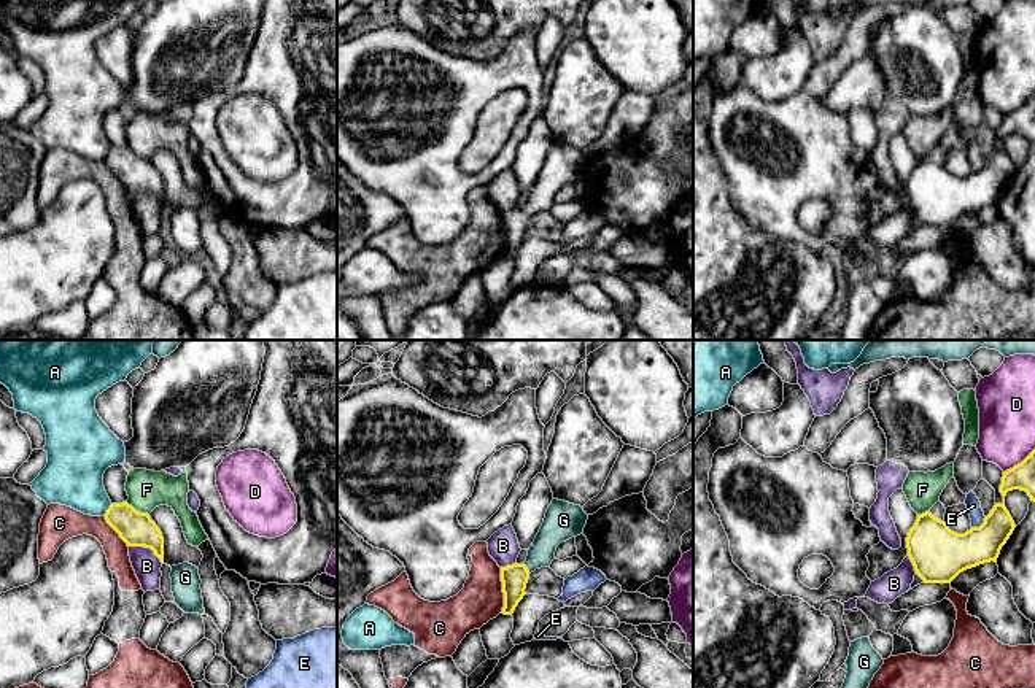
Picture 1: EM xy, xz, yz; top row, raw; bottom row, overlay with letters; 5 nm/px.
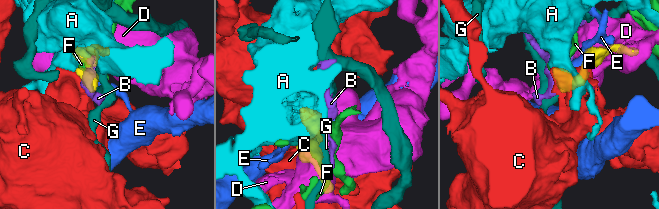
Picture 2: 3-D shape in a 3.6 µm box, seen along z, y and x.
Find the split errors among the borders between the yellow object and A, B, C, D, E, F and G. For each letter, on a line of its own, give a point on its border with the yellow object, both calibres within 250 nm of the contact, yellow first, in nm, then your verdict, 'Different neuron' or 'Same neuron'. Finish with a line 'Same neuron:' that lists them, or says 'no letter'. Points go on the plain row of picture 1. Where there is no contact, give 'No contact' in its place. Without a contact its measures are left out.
A: Touches yellow at xy (107, 154). Thickness 180 nm (yellow) against 300 nm. Different neuron
B: Touches yellow at xy (147, 191). Thickness 180 nm (yellow) against 140 nm. Different neuron
C: Touches yellow at xz (503, 234). Thickness 130 nm (yellow) against 220 nm. Different neuron
D: Touches yellow at yz (1018, 108). Thickness 130 nm (yellow) against 280 nm. Different neuron
E: Touches yellow at yz (981, 169). Thickness 260 nm (yellow) against 80 nm. Different neuron
F: Touches yellow at xy (135, 154). Thickness 180 nm (yellow) against 200 nm. Different neuron
G: Touches yellow at xz (527, 213). Thickness 130 nm (yellow) against 140 nm. Same neuron
Same neuron: G

